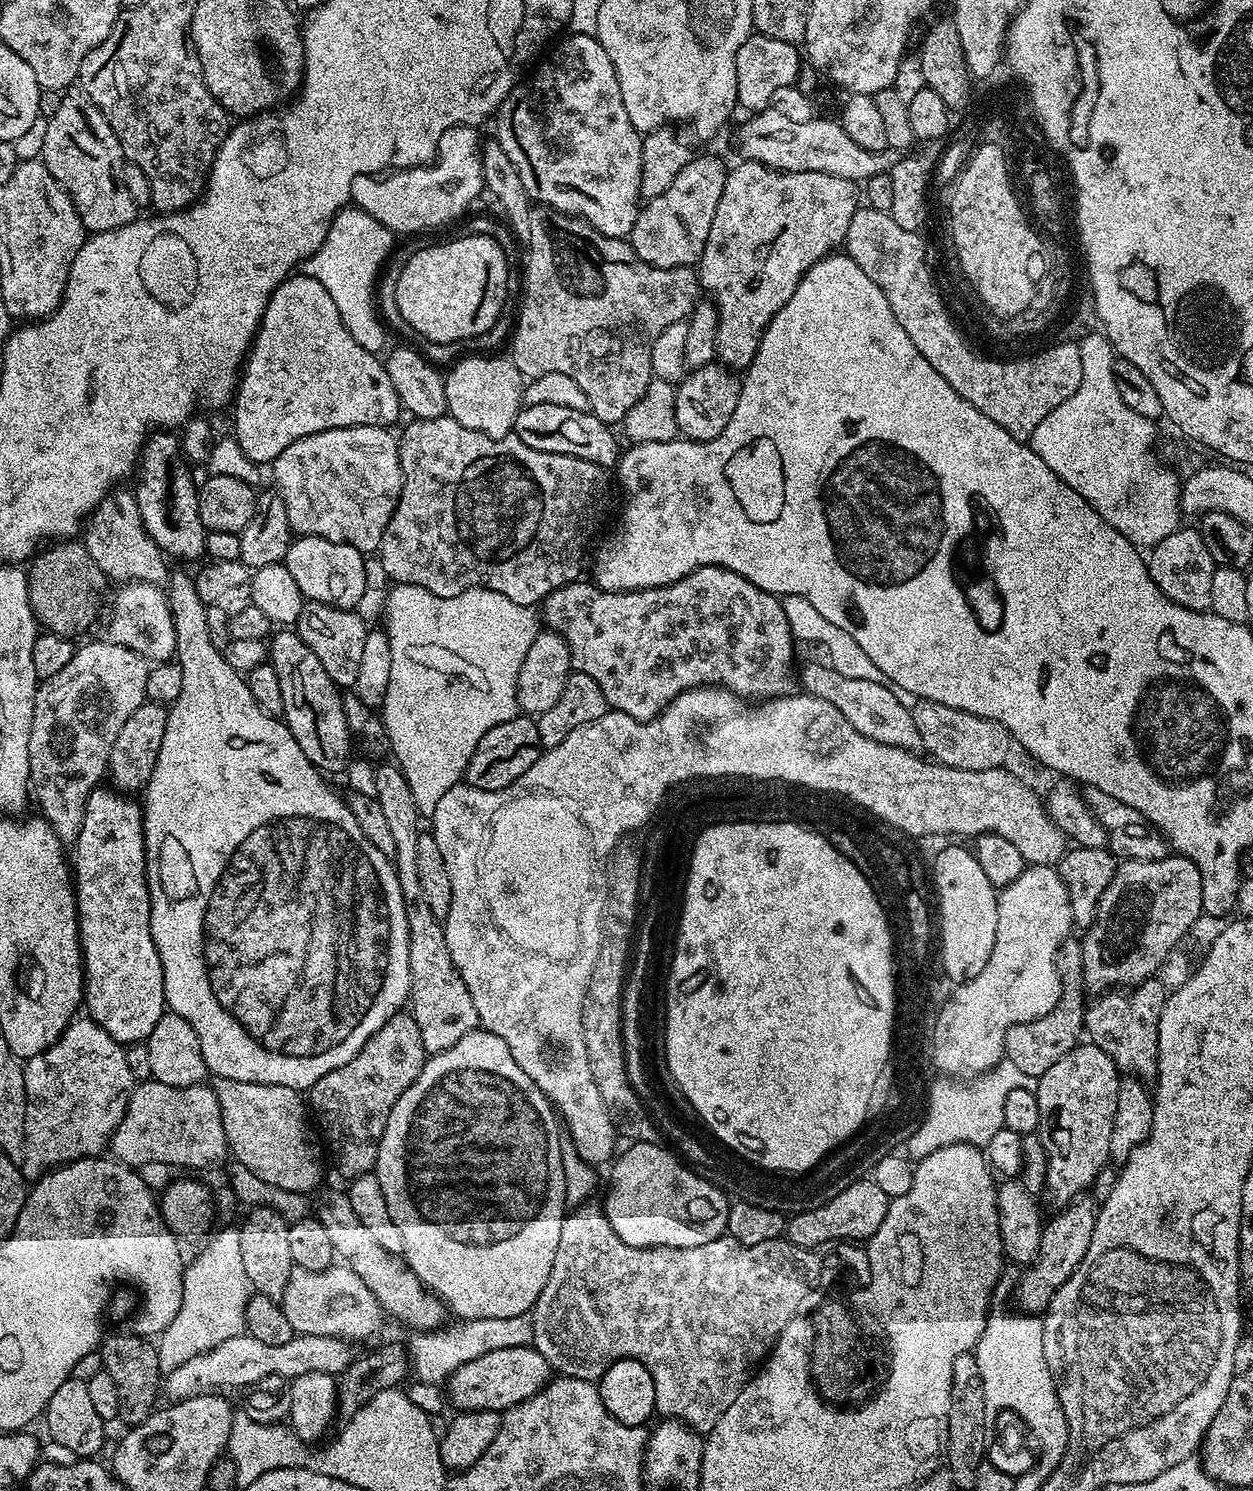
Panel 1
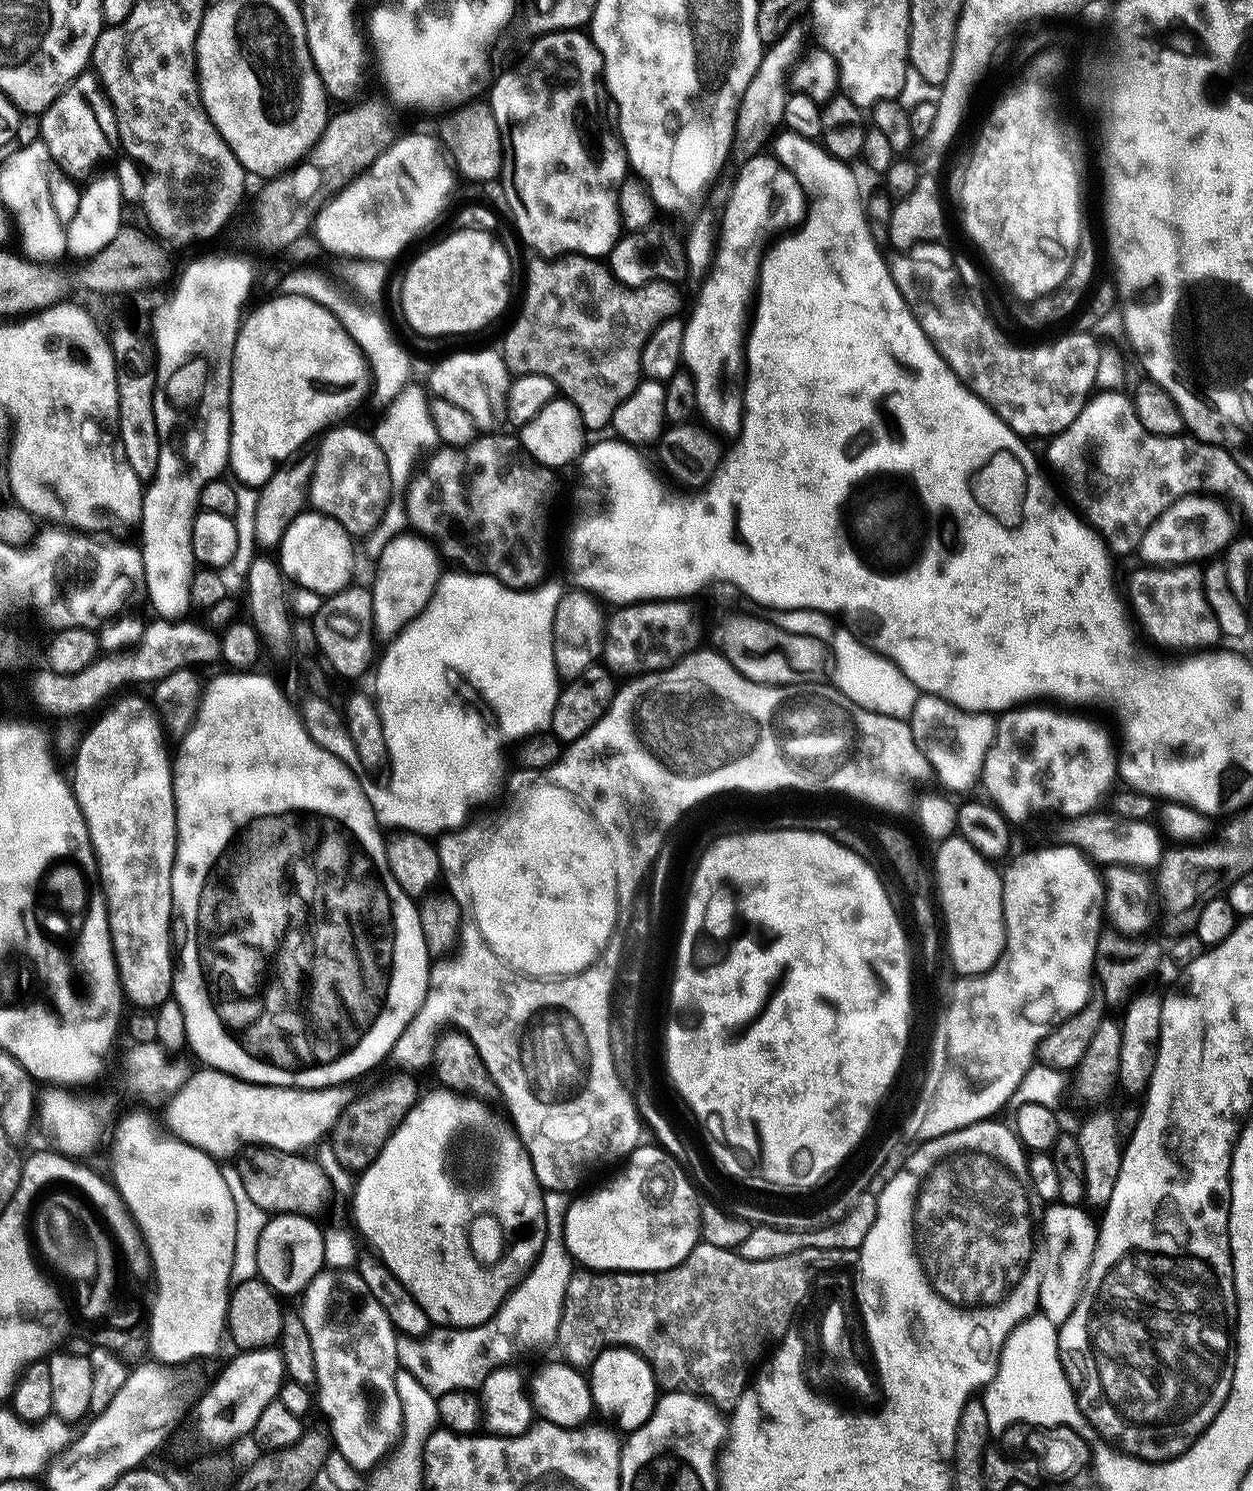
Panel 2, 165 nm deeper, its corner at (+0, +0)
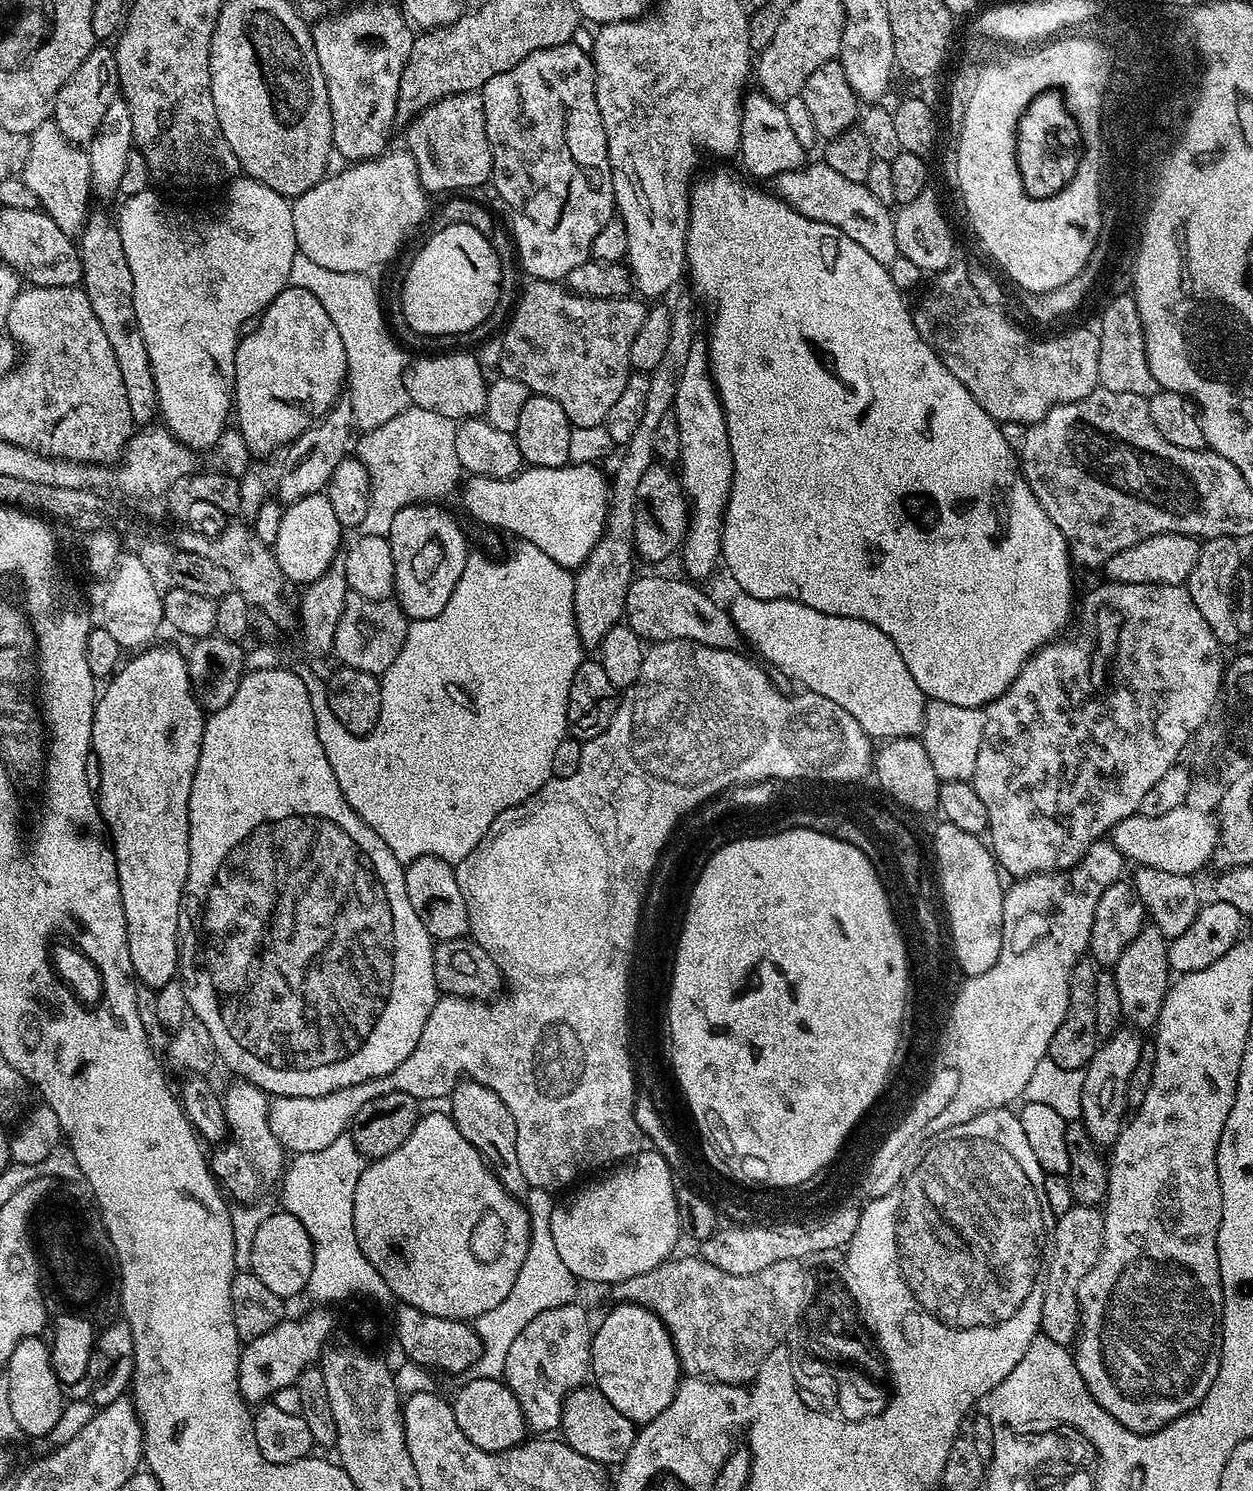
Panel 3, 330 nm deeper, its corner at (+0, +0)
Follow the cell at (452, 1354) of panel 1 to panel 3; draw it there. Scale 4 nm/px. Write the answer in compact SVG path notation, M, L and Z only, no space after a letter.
M529 1188L525 1193L524 1204L531 1222L531 1240L526 1259L522 1262L510 1294L497 1307L477 1317L474 1322L474 1330L479 1334L481 1343L476 1365L477 1375L481 1379L499 1379L503 1375L506 1355L509 1354L511 1345L538 1314L575 1301L578 1281L559 1257L550 1231L550 1216L556 1207L551 1196L553 1195L547 1188Z

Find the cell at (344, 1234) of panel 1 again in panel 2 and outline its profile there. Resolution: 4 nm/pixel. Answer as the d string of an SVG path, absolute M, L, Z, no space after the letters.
M248 1146L239 1153L235 1165L238 1174L242 1174L242 1182L246 1186L246 1191L250 1193L250 1199L258 1206L262 1206L264 1212L269 1214L289 1212L299 1214L299 1216L320 1218L332 1200L334 1185L331 1178L322 1170L322 1166L315 1159L307 1160L306 1157L307 1155L299 1152L283 1152L277 1148Z

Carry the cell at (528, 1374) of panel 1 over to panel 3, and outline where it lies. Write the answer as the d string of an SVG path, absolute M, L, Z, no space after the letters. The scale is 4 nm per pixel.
M581 1386L572 1389L564 1397L559 1431L566 1443L574 1450L578 1450L578 1454L605 1466L619 1466L624 1463L630 1446L636 1440L638 1428L630 1418L618 1414L618 1410L610 1406L610 1402L600 1393L599 1388Z

